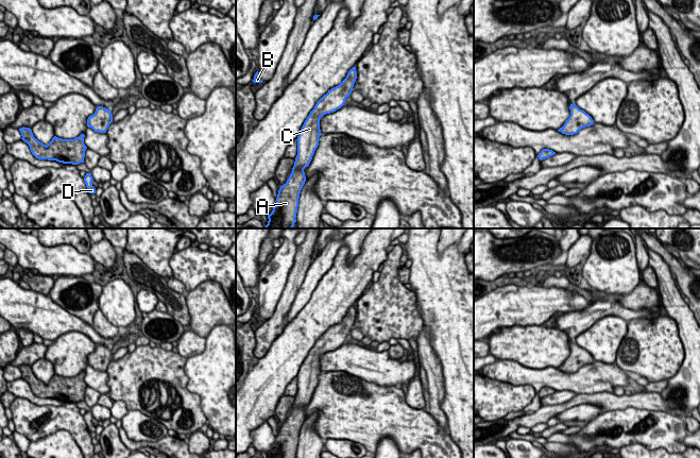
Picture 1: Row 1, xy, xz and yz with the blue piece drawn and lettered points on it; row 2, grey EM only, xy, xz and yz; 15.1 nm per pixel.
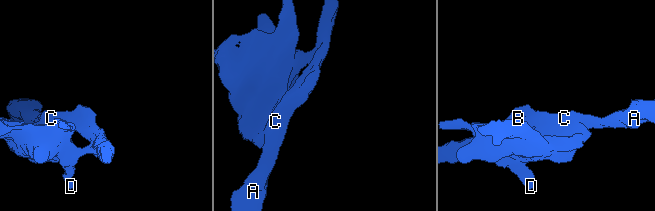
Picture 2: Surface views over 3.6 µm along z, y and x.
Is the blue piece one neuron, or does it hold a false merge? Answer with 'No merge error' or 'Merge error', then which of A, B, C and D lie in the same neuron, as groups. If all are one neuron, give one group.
No merge error. Groups: A B C D

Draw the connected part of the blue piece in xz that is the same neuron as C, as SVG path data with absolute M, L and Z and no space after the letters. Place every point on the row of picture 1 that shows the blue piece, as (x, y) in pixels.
M353 67L342 83L324 95L305 120L297 136L297 155L292 172L287 182L280 186L273 210L268 215L266 228L292 228L296 222L296 213L301 190L306 182L304 169L309 166L319 146L320 119L341 108L353 91L357 79Z

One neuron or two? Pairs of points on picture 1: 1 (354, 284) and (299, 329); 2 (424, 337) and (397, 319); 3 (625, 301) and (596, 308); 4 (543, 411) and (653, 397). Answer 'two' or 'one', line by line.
1: one
2: two
3: two
4: one

